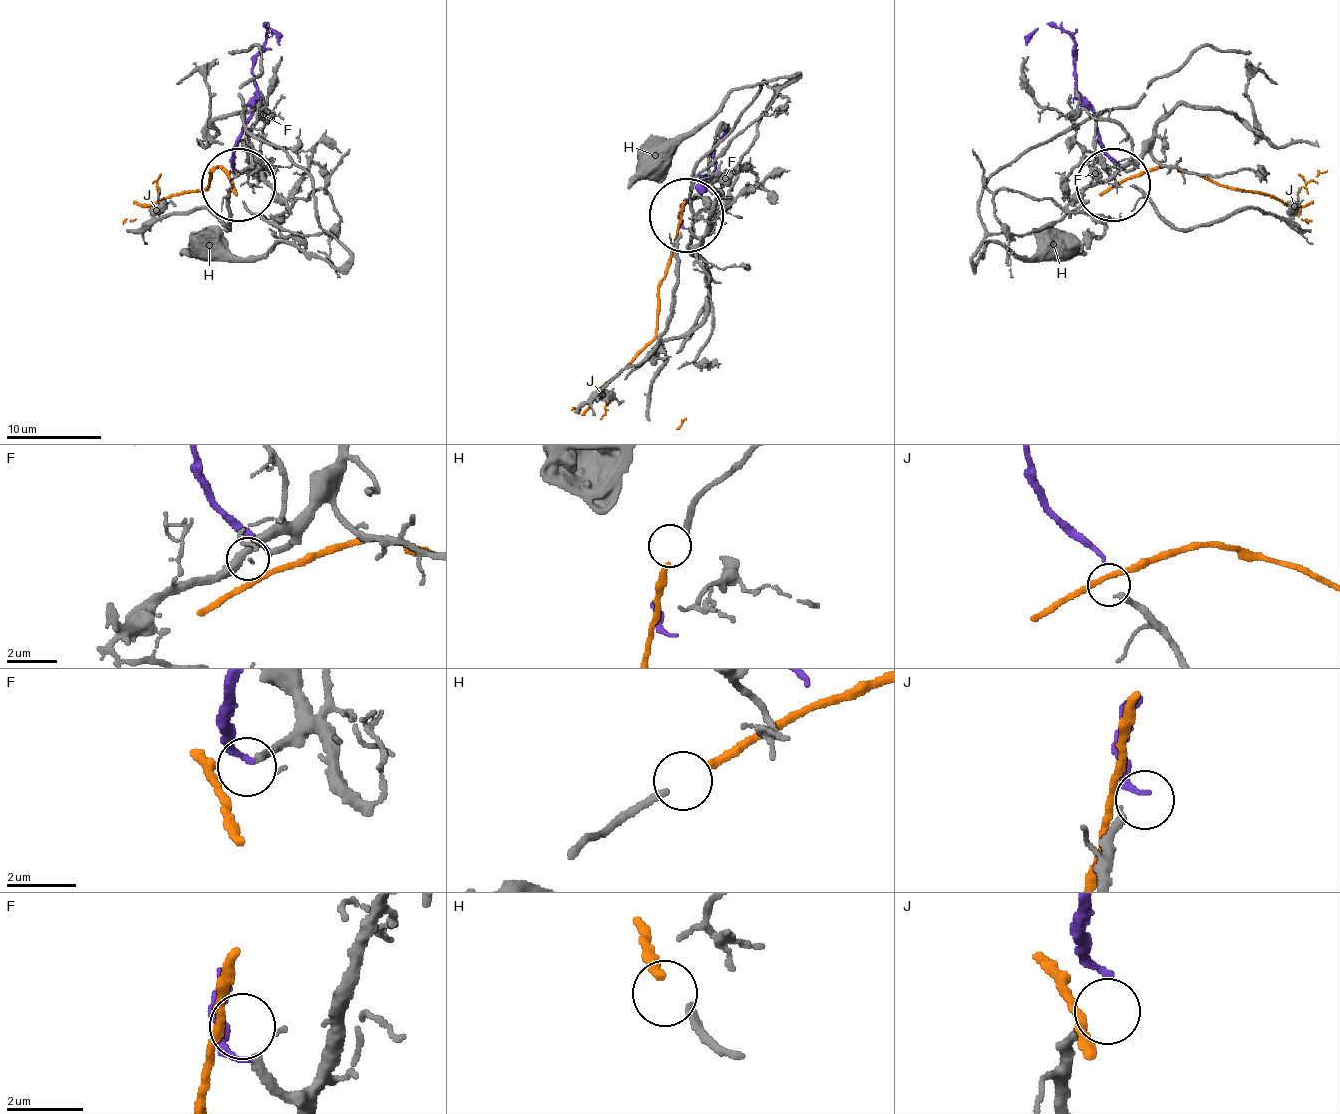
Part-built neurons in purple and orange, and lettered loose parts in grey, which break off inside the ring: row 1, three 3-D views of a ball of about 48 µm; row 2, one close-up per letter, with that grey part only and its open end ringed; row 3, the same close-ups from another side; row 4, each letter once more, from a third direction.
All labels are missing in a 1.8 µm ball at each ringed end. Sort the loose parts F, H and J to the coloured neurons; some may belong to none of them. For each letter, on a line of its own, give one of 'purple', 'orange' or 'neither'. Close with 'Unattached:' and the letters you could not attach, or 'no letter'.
F: neither
H: orange
J: purple
Unattached: F

